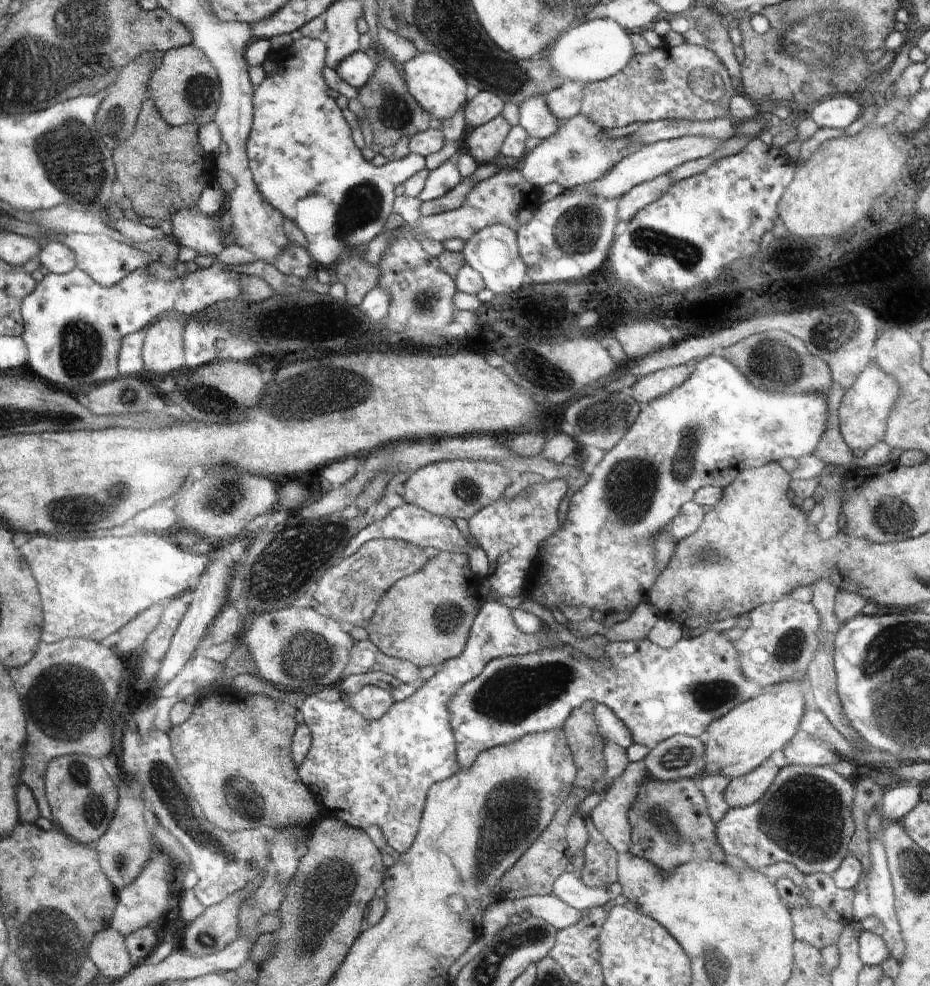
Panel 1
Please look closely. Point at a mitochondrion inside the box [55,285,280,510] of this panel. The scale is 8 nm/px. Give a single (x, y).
(82, 345)

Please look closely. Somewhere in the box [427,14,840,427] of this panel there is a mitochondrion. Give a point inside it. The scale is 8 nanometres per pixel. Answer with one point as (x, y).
(579, 231)

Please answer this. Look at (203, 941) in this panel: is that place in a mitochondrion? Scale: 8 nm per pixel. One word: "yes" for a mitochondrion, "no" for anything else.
yes

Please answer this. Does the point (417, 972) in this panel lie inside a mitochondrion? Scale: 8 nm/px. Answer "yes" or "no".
no

